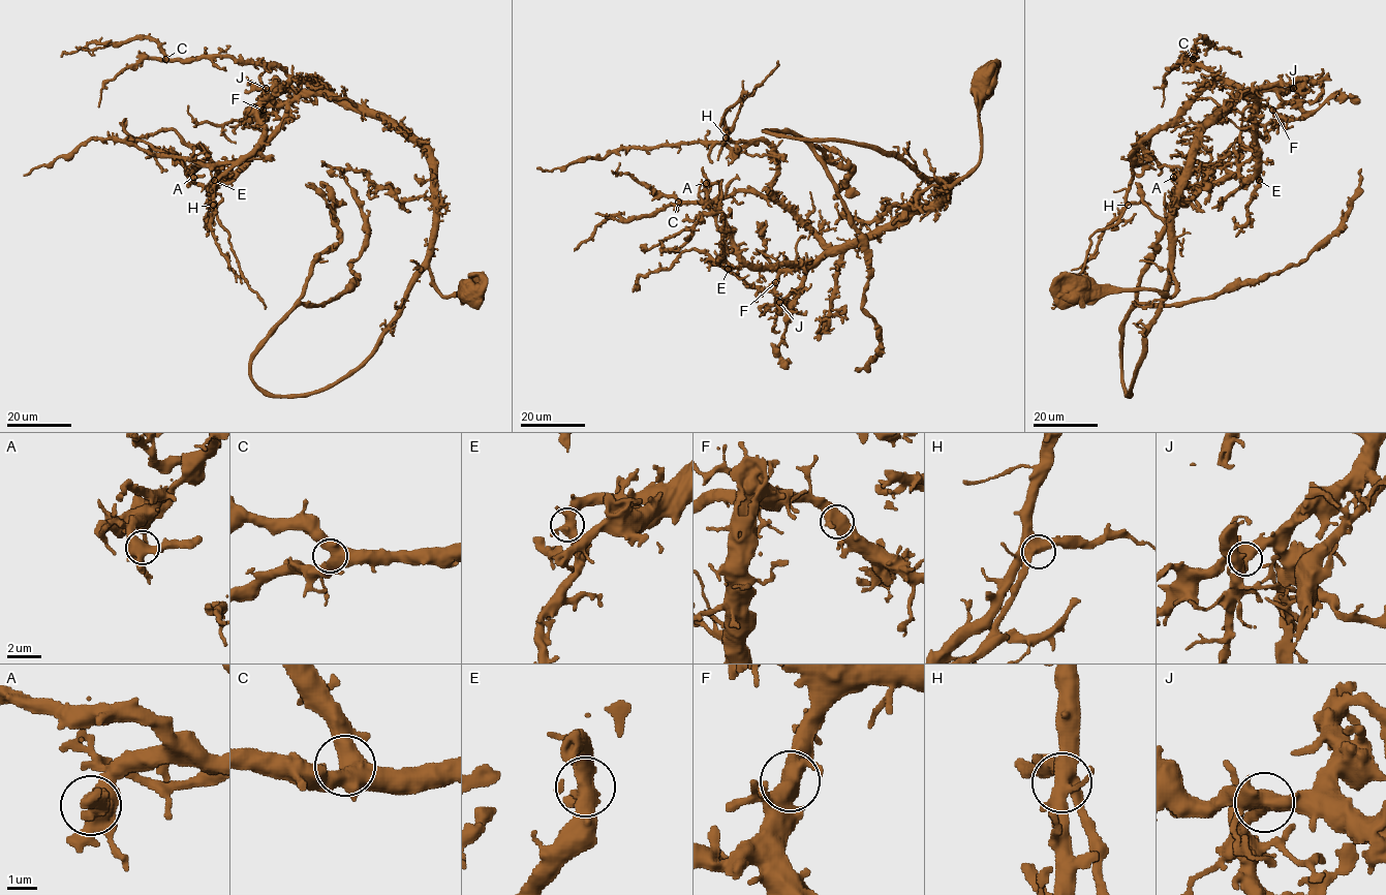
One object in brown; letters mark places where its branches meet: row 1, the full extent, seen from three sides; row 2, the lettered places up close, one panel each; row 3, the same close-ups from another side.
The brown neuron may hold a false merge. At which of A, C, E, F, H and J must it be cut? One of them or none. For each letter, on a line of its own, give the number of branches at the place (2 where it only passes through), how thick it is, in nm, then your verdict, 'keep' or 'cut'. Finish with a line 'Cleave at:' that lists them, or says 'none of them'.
A: 4 | 480 nm | keep
C: 4 | 480 nm | keep
E: 4 | 480 nm | keep
F: 3 | 550 nm | keep
H: 4 | 500 nm | keep
J: 4 | 550 nm | keep
Cleave at: none of them

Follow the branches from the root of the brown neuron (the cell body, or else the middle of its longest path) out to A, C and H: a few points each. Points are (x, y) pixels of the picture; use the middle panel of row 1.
A: (978, 78), (980, 162), (942, 181), (948, 190), (926, 210), (806, 266), (745, 261), (716, 222), (706, 183)
C: (978, 78), (980, 162), (942, 181), (948, 190), (926, 210), (872, 234), (824, 245), (753, 192), (678, 202)
H: (978, 78), (980, 162), (942, 181), (926, 210), (839, 246), (776, 198), (767, 144), (726, 137)

